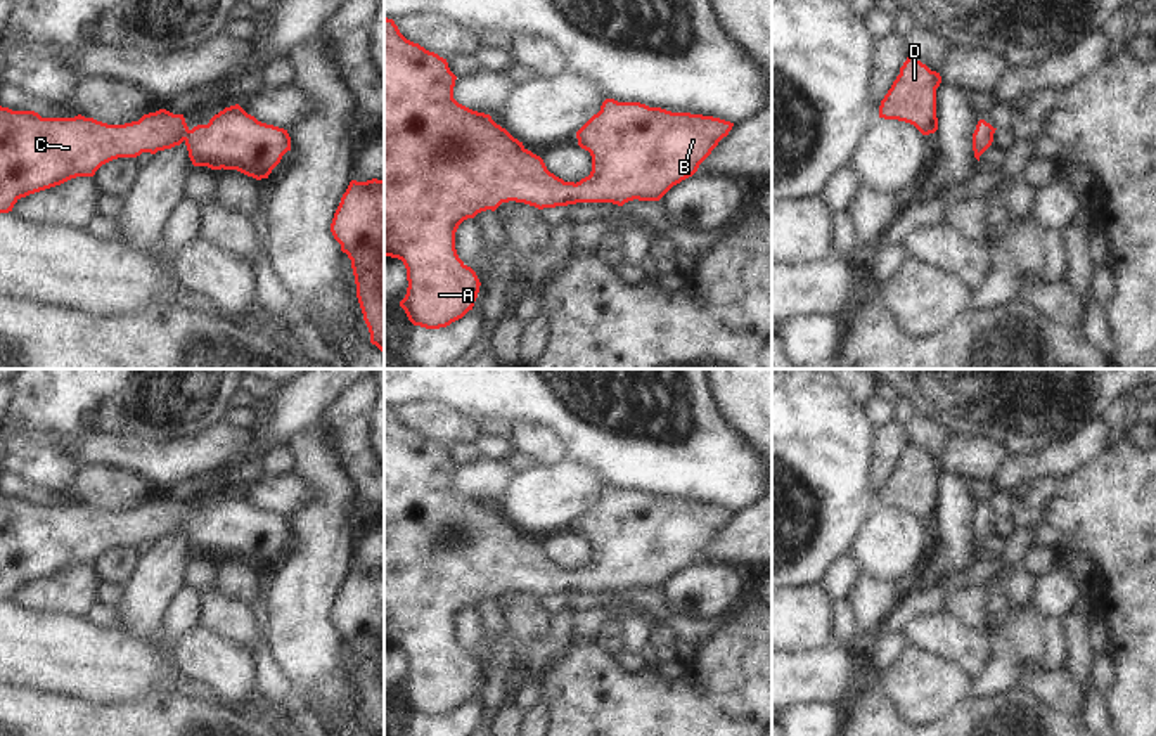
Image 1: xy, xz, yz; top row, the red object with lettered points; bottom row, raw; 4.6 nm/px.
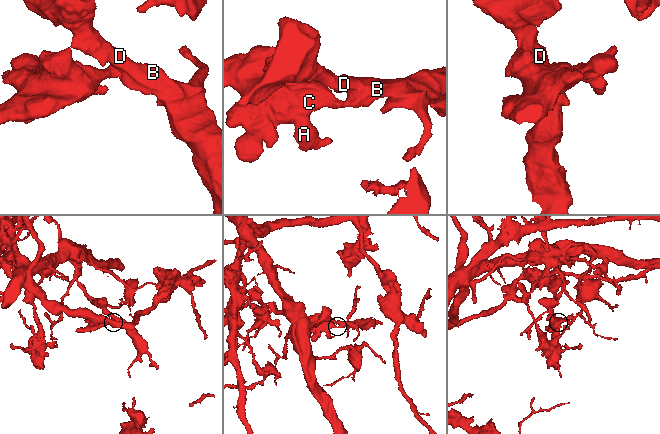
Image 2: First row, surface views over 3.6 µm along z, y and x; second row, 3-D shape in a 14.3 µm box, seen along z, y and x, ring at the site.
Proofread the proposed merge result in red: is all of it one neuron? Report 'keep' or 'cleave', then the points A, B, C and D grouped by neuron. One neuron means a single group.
keep | A B C D

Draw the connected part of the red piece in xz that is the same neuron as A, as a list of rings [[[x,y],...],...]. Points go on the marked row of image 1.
[[[384,17],[384,256],[398,258],[403,261],[407,268],[407,294],[400,301],[400,307],[405,310],[408,320],[414,326],[421,326],[426,329],[440,329],[446,327],[452,322],[462,319],[469,310],[472,310],[474,301],[479,293],[479,279],[476,272],[467,267],[457,255],[455,249],[455,232],[459,225],[474,218],[478,213],[491,210],[495,211],[502,203],[516,201],[535,206],[538,210],[568,206],[576,203],[613,203],[623,206],[628,201],[659,201],[673,185],[682,180],[692,177],[699,165],[711,154],[711,151],[718,145],[718,142],[729,135],[734,123],[703,116],[690,113],[671,113],[661,107],[649,107],[640,102],[618,102],[614,99],[606,99],[600,106],[600,111],[594,114],[578,132],[578,145],[590,152],[592,156],[592,171],[588,177],[580,182],[564,182],[562,178],[550,173],[543,163],[543,159],[531,151],[528,151],[523,142],[514,139],[505,128],[497,125],[490,114],[472,111],[453,99],[453,87],[457,76],[450,71],[446,59],[440,57],[434,52],[426,50],[419,43],[407,40],[393,19]]]

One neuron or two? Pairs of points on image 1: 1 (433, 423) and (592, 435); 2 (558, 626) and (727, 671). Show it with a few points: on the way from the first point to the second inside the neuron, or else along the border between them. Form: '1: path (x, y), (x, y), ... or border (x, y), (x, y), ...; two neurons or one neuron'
1: border (440, 404), (452, 406), (476, 423); two neurons
2: border (570, 643), (565, 650); two neurons

